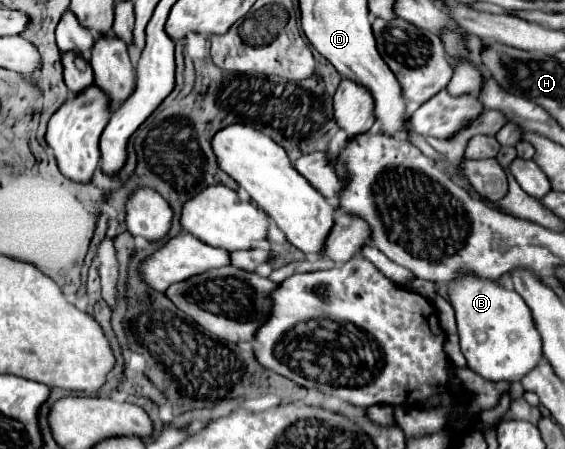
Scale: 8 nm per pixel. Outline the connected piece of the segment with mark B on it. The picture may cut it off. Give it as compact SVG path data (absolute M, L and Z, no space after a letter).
M460 277L448 285L450 303L456 311L460 349L468 367L488 381L520 381L526 371L542 359L542 339L532 323L524 299L496 281L480 277Z

